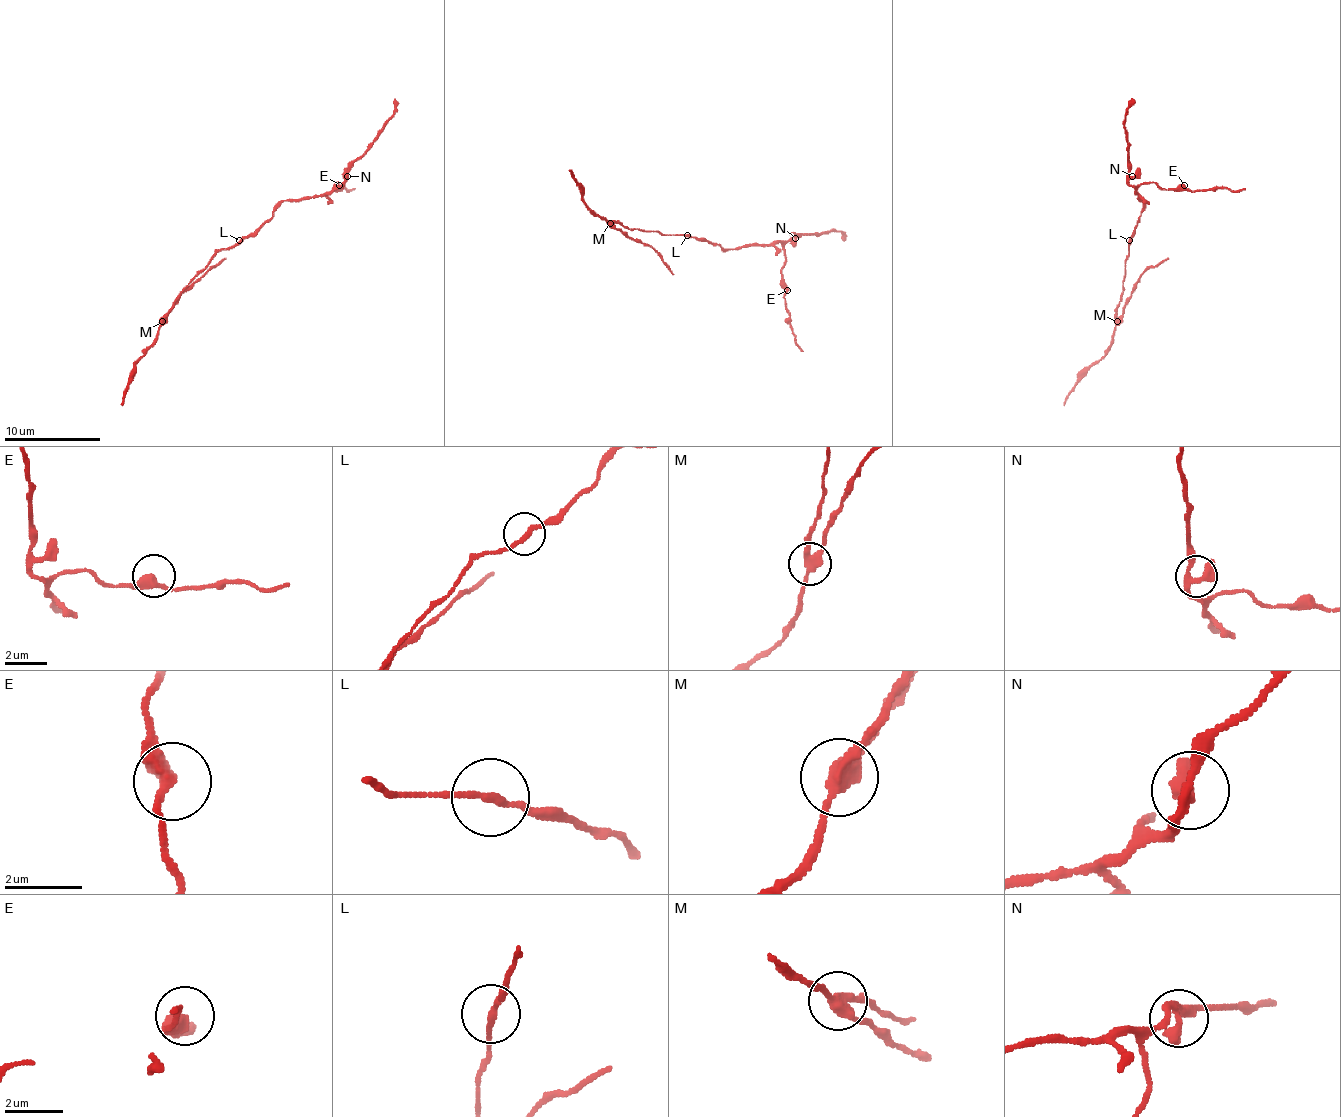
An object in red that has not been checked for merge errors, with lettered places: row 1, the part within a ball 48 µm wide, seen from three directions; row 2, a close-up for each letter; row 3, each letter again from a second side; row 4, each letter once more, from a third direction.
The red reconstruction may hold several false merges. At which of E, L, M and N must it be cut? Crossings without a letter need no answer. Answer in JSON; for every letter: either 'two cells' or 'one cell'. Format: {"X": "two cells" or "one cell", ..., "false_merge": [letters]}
{"E": "one cell", "L": "one cell", "M": "two cells", "N": "one cell", "false_merge": ["M"]}

